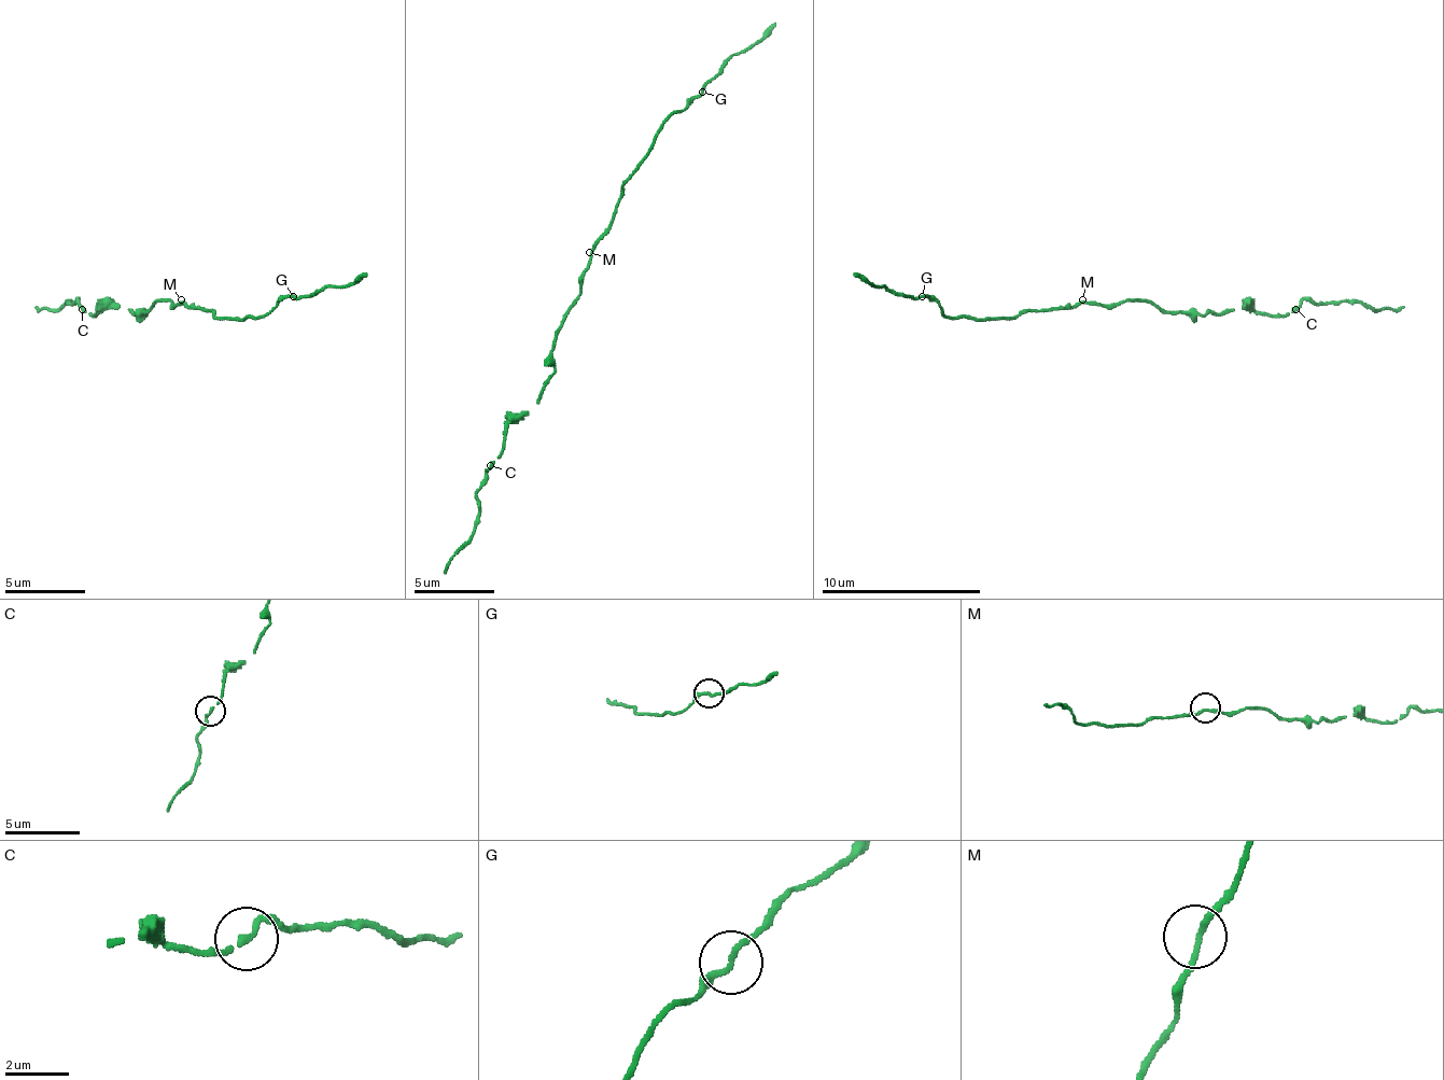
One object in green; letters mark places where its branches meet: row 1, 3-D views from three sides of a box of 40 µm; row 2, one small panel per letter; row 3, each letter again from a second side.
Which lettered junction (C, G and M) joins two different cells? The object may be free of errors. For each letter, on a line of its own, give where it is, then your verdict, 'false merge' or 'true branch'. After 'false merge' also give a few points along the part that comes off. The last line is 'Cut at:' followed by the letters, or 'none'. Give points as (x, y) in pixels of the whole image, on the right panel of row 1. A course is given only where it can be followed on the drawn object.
C: (1295, 309) | true branch
G: (922, 296) | true branch
M: (1082, 299) | true branch
Cut at: none

